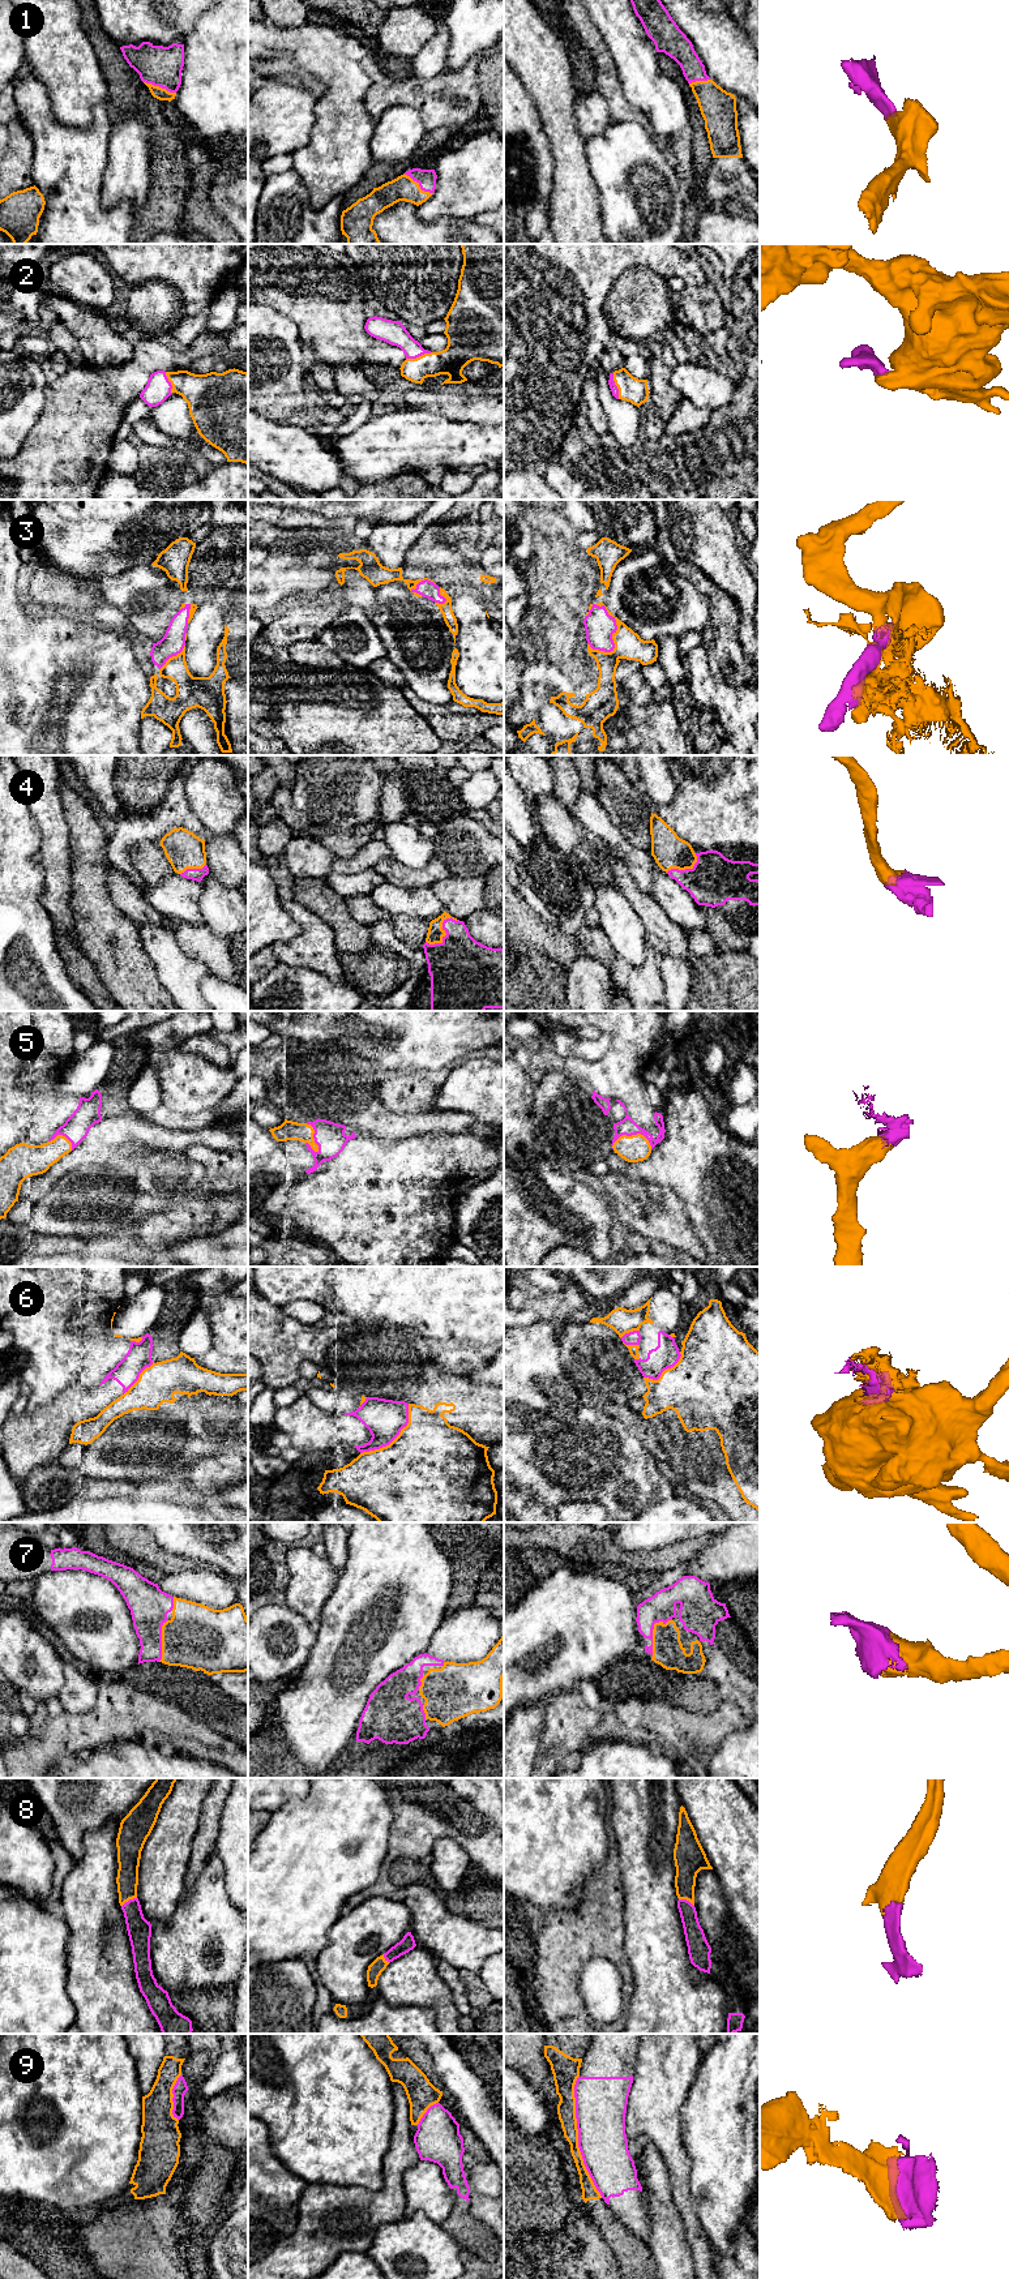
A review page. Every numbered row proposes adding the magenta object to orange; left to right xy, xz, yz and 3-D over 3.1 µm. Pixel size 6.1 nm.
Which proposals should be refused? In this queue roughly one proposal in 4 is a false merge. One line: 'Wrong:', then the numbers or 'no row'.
Wrong: 6, 9

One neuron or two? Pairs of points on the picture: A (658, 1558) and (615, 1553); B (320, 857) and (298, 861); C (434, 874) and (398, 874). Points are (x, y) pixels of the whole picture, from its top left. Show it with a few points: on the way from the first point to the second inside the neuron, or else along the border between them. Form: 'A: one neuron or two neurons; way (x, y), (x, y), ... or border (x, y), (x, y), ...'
A: one neuron; way (648, 1559), (625, 1559)
B: one neuron; way (315, 860), (303, 861)
C: one neuron; way (424, 875), (407, 875)

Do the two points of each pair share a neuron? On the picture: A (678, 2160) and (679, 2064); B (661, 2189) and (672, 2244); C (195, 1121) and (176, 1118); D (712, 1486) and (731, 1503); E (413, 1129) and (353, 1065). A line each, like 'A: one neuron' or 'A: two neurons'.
A: one neuron
B: one neuron
C: one neuron
D: one neuron
E: one neuron

